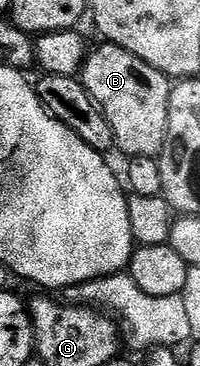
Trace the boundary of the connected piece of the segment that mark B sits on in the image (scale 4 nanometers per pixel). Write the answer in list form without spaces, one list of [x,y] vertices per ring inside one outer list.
[[[99,42],[99,47],[89,52],[80,70],[86,91],[94,98],[112,125],[114,146],[126,157],[156,157],[162,151],[168,129],[168,101],[172,80],[170,76],[152,69],[140,57],[120,49],[120,45]]]

